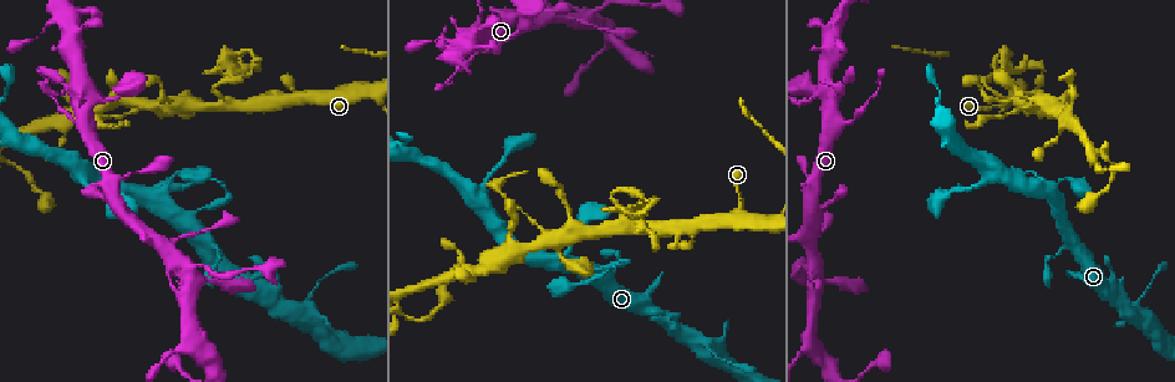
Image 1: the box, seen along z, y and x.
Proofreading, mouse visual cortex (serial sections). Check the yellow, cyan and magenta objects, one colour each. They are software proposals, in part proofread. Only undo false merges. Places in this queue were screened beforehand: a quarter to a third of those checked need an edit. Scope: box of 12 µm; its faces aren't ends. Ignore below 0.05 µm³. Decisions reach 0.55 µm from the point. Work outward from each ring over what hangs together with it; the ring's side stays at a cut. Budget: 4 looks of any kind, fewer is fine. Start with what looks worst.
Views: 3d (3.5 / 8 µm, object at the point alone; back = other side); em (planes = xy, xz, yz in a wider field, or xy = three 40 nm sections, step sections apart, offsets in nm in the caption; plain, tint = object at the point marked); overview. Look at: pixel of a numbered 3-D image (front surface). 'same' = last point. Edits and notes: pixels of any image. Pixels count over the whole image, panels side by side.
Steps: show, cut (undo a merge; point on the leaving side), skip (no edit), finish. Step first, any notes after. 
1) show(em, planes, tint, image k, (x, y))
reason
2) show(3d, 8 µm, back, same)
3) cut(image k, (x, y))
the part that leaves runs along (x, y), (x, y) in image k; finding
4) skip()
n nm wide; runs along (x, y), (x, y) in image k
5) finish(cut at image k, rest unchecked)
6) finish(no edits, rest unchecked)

show(3d, 3.5 µm, image 1, (989, 86))
abrupt turn

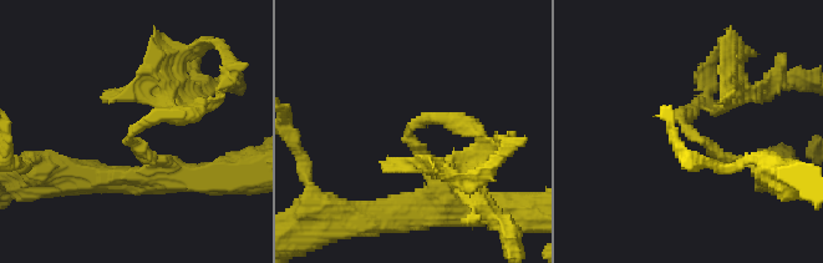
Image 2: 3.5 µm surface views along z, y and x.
show(em, planes, tint, image 2, (413, 128))
need the tissue

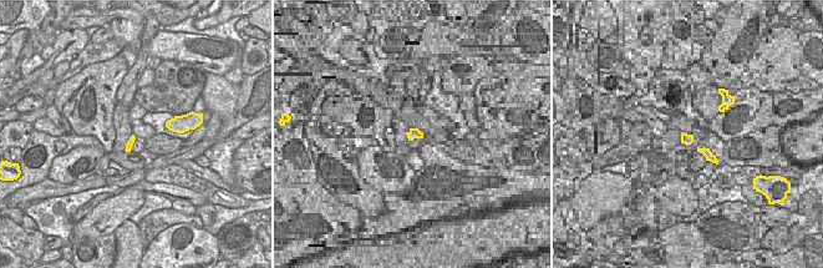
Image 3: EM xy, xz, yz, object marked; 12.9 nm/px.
skip()
arms of 150, 250 nm; runs along (750, 162), (695, 138), (680, 116), (702, 109) in image 2; all the same cell

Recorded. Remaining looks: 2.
show(3d, 8 µm, image 1, (620, 264))

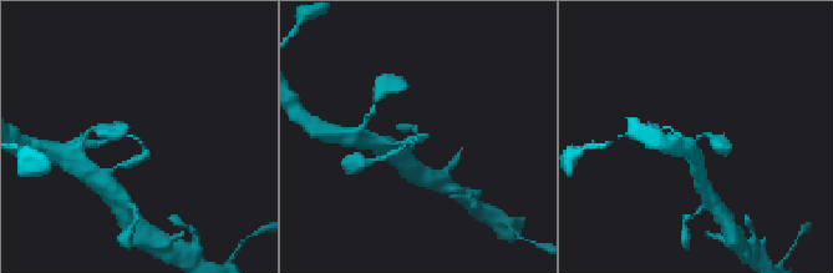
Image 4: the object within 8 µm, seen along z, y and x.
show(em, xy, step 2, tint, image 4, (415, 139))
arms of 150, 200 nm

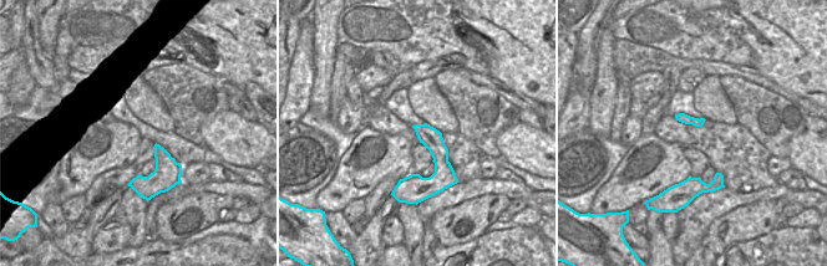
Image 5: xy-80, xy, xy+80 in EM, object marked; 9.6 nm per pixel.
skip()
runs along (426, 127), (440, 172), (410, 184) in image 5; one cell here

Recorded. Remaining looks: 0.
finish(no edits, rest unchecked)

